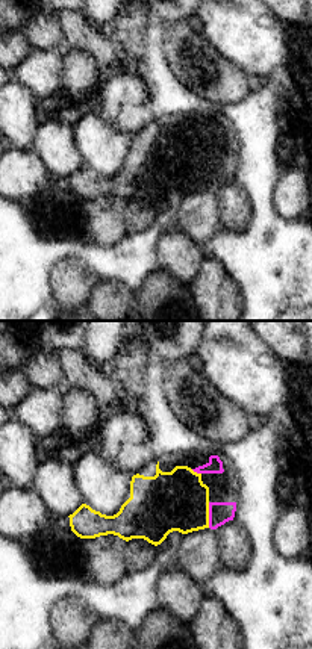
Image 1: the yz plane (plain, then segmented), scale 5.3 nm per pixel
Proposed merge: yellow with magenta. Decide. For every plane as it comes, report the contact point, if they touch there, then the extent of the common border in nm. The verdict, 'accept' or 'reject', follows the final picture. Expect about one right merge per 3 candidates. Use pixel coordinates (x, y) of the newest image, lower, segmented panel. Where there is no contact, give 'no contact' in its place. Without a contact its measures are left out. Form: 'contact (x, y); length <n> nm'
contact (208, 515); length 140 nm

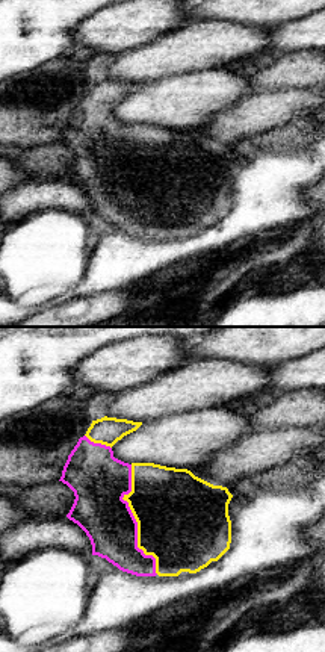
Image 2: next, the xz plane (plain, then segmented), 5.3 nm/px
contact (136, 521); length 600 nm

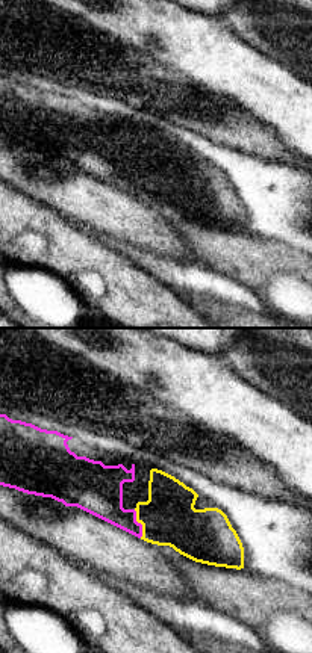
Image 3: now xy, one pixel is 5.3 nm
contact (140, 522); length 160 nm

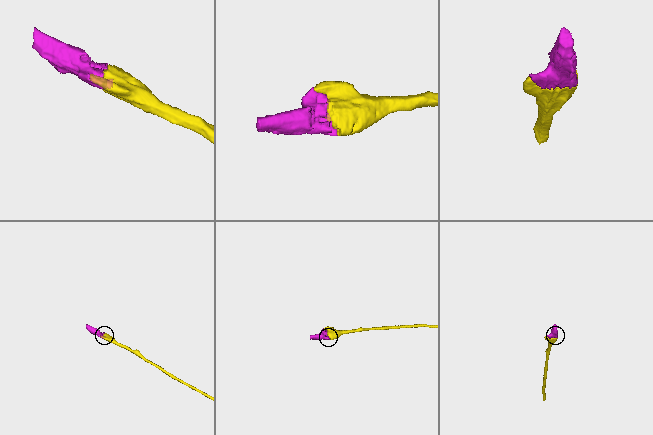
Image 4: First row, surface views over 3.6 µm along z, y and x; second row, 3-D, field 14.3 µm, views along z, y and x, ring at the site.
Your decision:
accept

